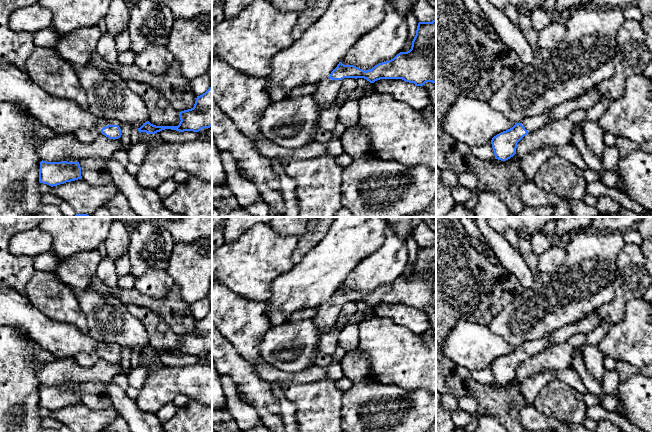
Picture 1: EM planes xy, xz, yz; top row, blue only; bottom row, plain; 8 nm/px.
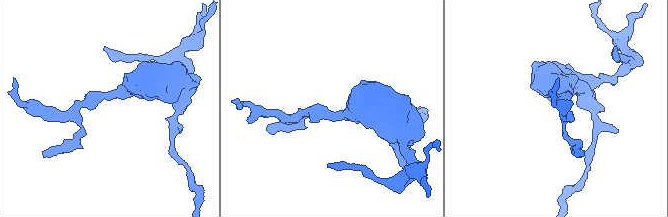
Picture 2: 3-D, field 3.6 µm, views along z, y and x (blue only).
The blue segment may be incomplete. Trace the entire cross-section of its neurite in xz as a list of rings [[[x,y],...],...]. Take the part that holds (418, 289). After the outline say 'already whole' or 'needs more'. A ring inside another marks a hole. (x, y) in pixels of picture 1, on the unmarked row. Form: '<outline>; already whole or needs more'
[[[436,243],[432,246],[418,247],[409,275],[400,276],[393,283],[379,287],[370,294],[364,295],[354,289],[344,289],[339,286],[328,302],[317,307],[317,312],[312,317],[318,330],[319,341],[335,325],[344,302],[364,302],[370,307],[380,303],[402,303],[416,310],[423,310],[426,306],[436,307]]]; needs more

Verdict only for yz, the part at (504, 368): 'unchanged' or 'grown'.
grown

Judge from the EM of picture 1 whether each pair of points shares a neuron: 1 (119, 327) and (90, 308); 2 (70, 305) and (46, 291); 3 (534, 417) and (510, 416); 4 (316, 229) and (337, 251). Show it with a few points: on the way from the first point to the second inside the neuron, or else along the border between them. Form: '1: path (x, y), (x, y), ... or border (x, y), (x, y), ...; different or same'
1: path (112, 322), (97, 308); same
2: path (64, 305), (52, 297); same
3: border (526, 405), (520, 412), (519, 421); different
4: border (330, 227), (327, 233), (307, 253); different

